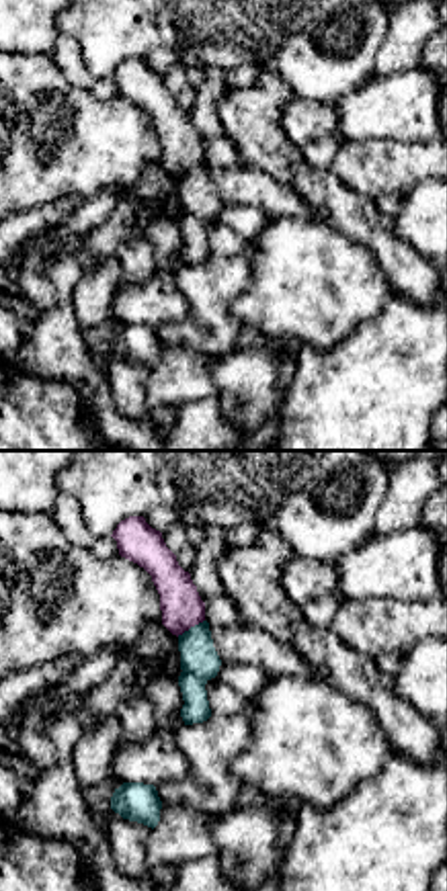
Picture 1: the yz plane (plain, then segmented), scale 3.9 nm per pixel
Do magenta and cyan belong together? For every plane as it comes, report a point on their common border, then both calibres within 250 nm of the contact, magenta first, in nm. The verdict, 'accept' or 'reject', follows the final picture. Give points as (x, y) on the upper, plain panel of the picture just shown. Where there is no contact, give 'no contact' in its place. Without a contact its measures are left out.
(189, 168) | 160/160 nm

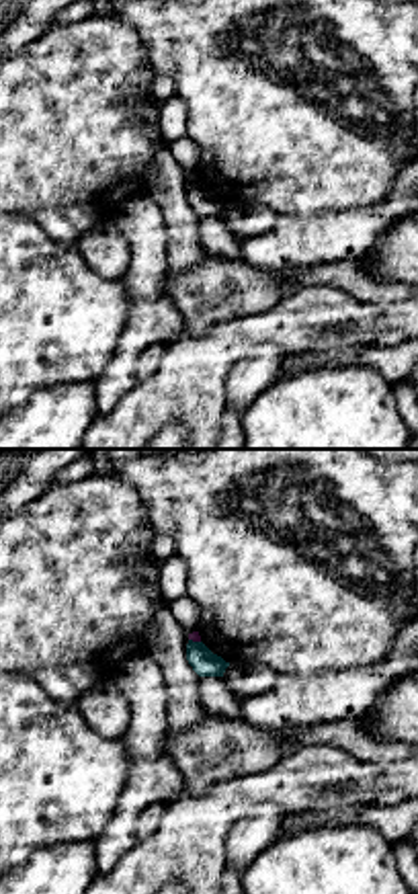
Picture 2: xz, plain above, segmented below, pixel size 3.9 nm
(195, 181) | 40/100 nm

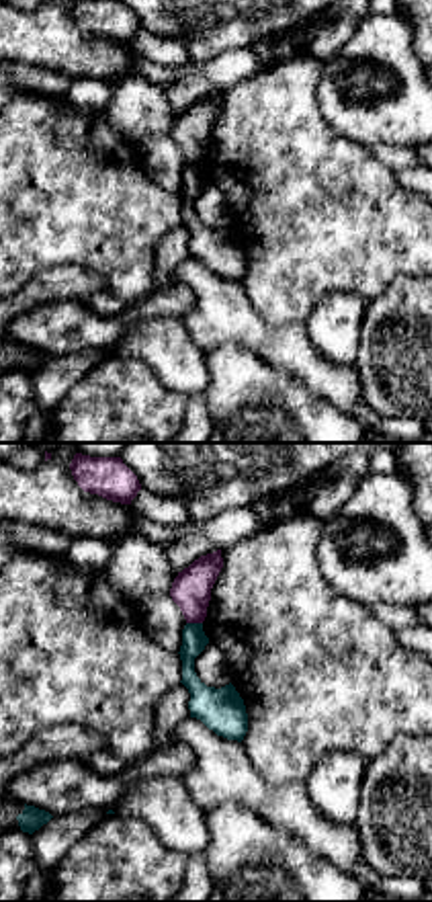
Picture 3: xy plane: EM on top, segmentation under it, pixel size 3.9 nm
(195, 162) | 160/100 nm

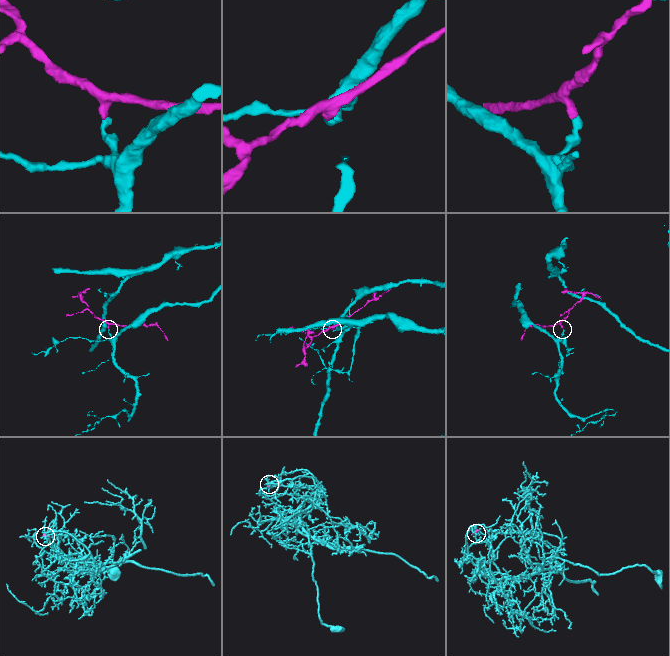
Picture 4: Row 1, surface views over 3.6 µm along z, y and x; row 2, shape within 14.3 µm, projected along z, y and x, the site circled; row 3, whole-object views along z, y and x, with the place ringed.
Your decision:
reject

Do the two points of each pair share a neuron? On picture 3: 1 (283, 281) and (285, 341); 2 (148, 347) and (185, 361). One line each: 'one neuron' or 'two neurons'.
1: two neurons
2: one neuron

